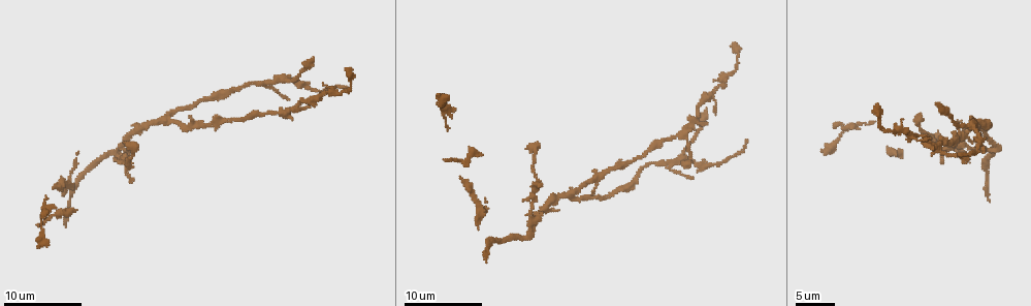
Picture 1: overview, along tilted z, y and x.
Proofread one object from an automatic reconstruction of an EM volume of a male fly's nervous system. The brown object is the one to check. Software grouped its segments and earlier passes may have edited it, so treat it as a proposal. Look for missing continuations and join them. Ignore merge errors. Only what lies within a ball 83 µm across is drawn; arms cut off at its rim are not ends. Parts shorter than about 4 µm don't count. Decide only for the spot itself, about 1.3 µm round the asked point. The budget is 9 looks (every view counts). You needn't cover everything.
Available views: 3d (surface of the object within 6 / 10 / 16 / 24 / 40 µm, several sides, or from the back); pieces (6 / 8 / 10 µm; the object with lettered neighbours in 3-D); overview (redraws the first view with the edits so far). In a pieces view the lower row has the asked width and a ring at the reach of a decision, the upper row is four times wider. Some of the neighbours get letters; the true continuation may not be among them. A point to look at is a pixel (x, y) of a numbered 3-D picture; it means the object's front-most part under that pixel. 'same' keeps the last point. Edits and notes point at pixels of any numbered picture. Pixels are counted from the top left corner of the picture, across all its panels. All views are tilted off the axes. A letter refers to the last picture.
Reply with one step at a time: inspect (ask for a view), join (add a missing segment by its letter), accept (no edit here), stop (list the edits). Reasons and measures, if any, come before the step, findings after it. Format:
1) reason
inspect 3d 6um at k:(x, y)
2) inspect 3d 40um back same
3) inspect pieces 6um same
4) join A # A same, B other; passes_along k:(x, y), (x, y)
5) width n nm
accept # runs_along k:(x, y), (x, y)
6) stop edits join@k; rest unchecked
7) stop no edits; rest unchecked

thin end
inspect pieces 10um at 1:(960, 155)

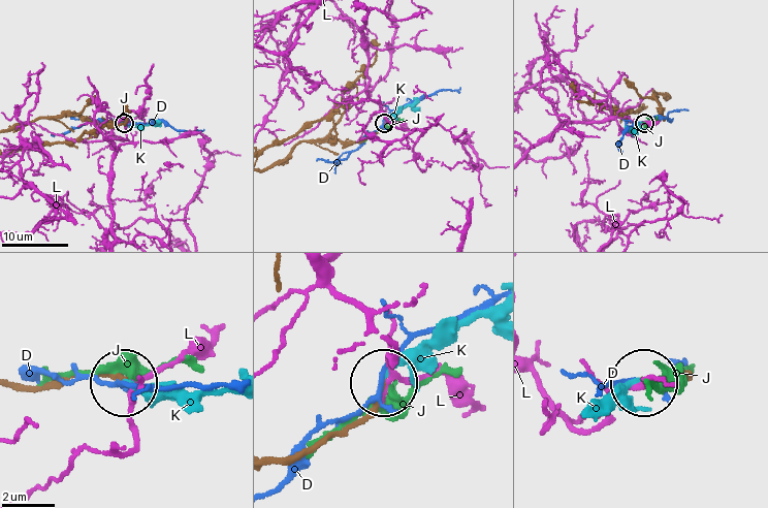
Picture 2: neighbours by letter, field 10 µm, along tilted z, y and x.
width 170 nm
join K # D other, J other, K same, L other; it goes on there

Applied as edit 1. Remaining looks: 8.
an open end
inspect pieces 6um at 1:(349, 68)

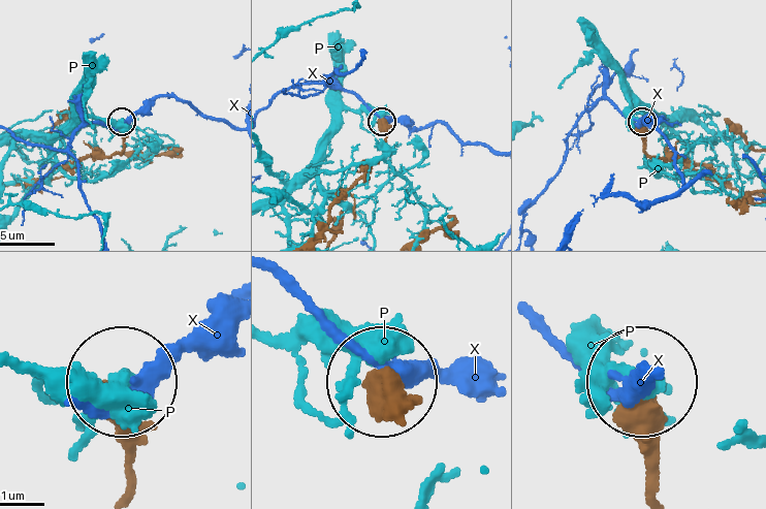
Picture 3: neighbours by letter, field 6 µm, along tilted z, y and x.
accept # P other, X other; no lettered segment goes on from it

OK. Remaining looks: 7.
an open end
inspect pieces 8um at 1:(936, 104)

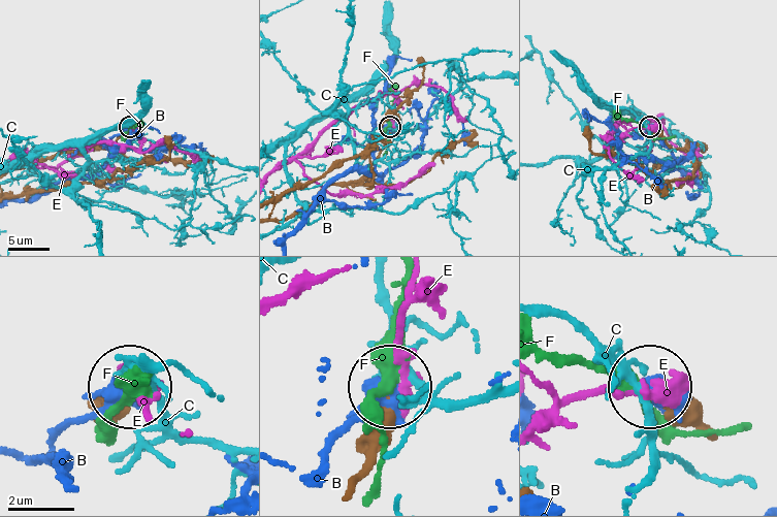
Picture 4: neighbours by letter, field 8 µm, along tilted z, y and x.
width 280 nm
accept # B other, C other, E other, F other; no lettered segment goes on from it

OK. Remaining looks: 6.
an open end
inspect pieces 6um at 1:(687, 167)

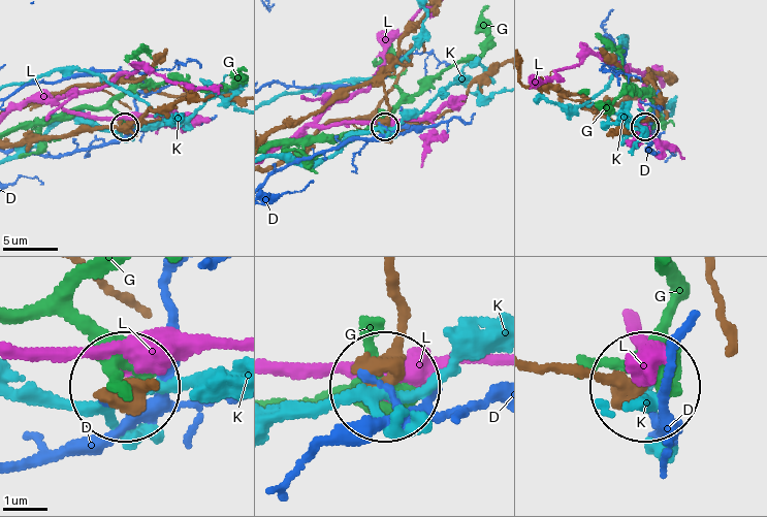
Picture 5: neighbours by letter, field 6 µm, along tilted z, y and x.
accept # D other, G other, K other, L other; runs_along 5:(274, 131), (373, 82), (384, 92), (386, 125); none of them fits

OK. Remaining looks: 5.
stop edits join@2; rest unchecked

